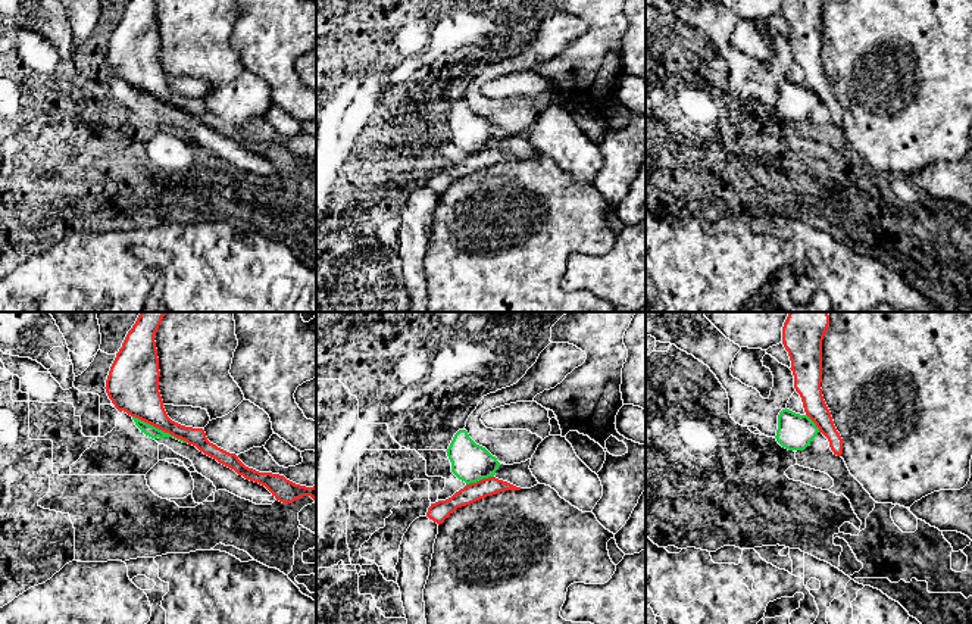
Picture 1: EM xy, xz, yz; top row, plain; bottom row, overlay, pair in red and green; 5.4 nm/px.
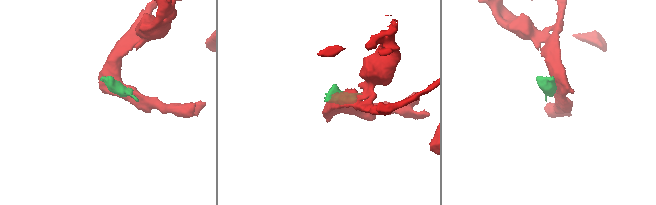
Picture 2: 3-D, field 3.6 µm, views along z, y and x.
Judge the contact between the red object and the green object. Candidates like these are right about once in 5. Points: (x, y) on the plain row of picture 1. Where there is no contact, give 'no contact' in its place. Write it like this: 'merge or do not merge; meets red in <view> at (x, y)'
do not merge; meets red in xy at (161, 99)

